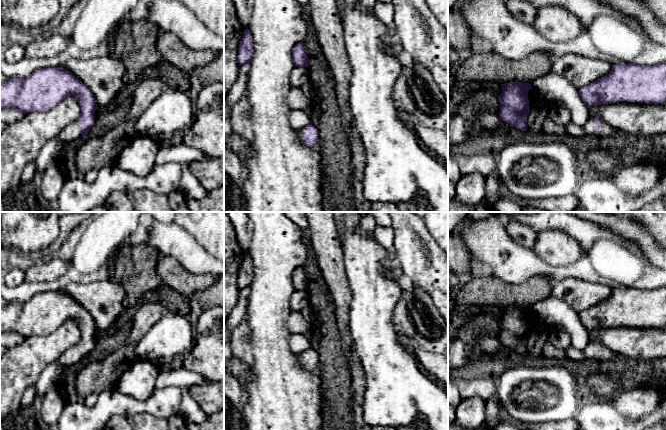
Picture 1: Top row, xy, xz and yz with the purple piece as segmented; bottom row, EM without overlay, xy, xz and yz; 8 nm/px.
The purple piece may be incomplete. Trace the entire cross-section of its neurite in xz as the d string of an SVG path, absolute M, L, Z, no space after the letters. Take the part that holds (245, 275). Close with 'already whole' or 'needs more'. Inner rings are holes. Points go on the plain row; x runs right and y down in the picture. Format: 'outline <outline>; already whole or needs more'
outline M245 253L238 272L240 290L250 287L254 277L253 262L249 253Z; already whole

